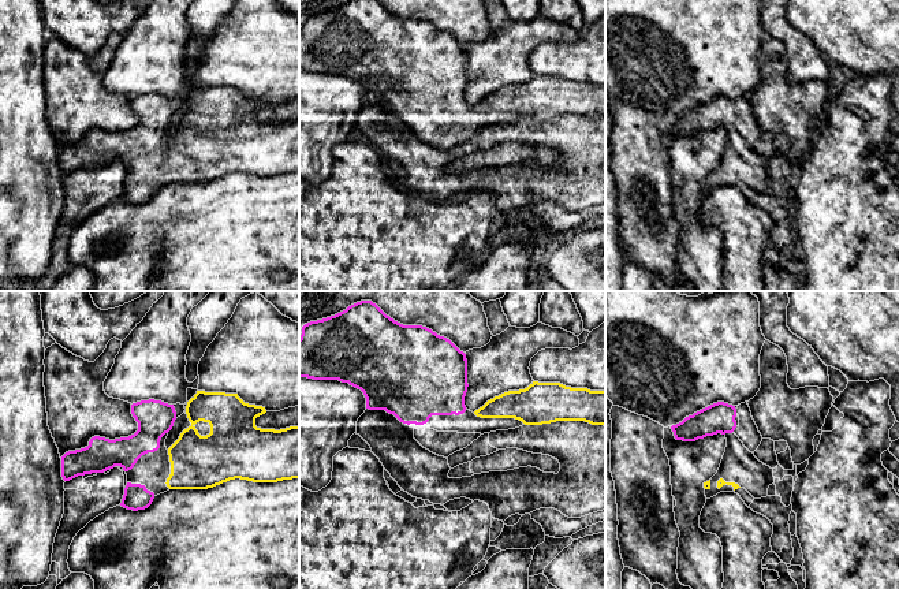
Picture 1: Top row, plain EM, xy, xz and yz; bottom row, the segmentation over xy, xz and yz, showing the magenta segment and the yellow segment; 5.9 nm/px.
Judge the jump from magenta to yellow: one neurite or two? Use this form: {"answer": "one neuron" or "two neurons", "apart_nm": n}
{"answer": "one neuron", "apart_nm": 60}

